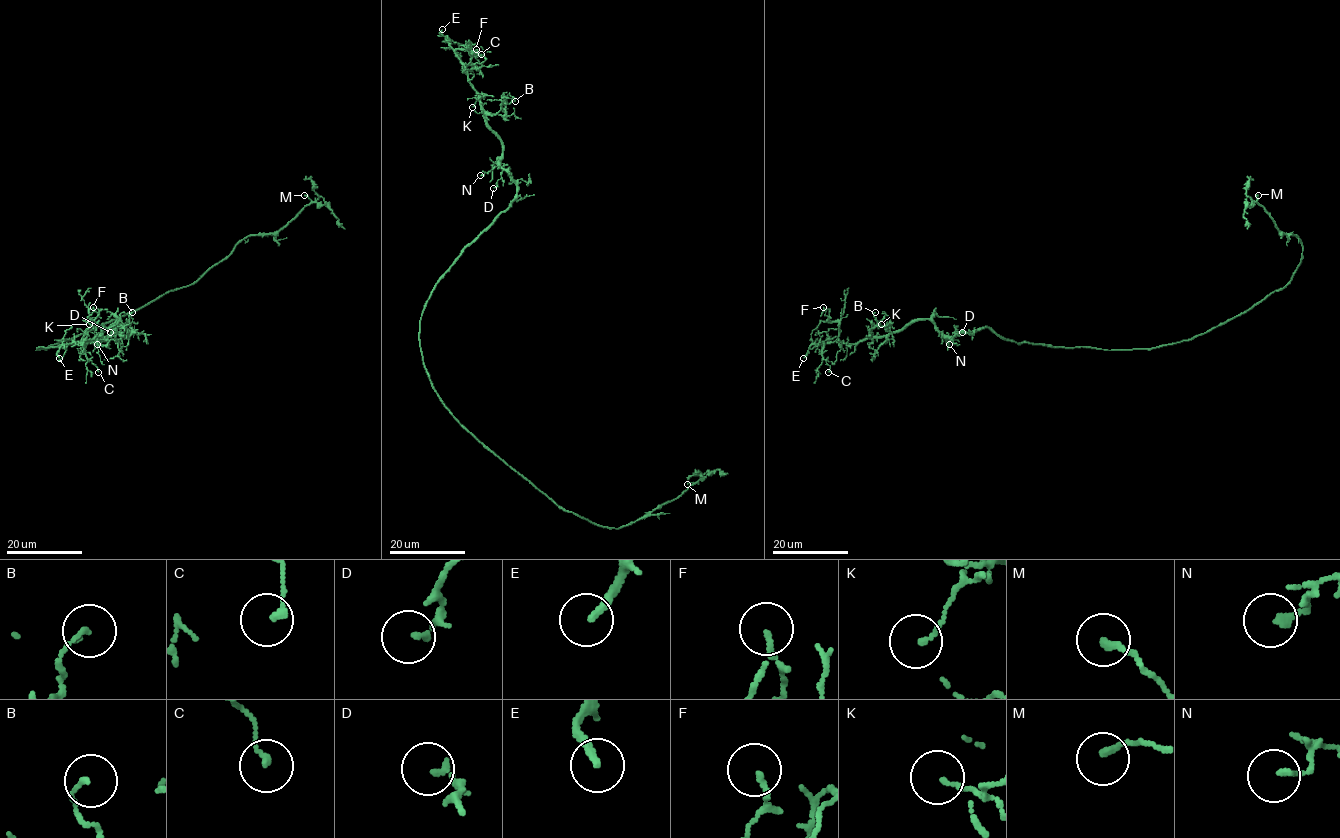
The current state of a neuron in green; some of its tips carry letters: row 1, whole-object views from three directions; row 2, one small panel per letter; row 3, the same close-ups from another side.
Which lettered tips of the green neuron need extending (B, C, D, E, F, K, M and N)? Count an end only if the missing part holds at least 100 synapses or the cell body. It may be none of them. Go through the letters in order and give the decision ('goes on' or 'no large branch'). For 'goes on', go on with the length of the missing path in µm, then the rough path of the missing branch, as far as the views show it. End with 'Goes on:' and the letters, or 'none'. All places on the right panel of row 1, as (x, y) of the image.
B: no large branch
C: no large branch
D: no large branch
E: goes on; about 35 µm are missing; missing branch runs (803, 358), (801, 360), (797, 346), (798, 332), (803, 328), (799, 314), (802, 293), (799, 290)
F: no large branch
K: no large branch
M: no large branch
N: no large branch
Goes on: E

